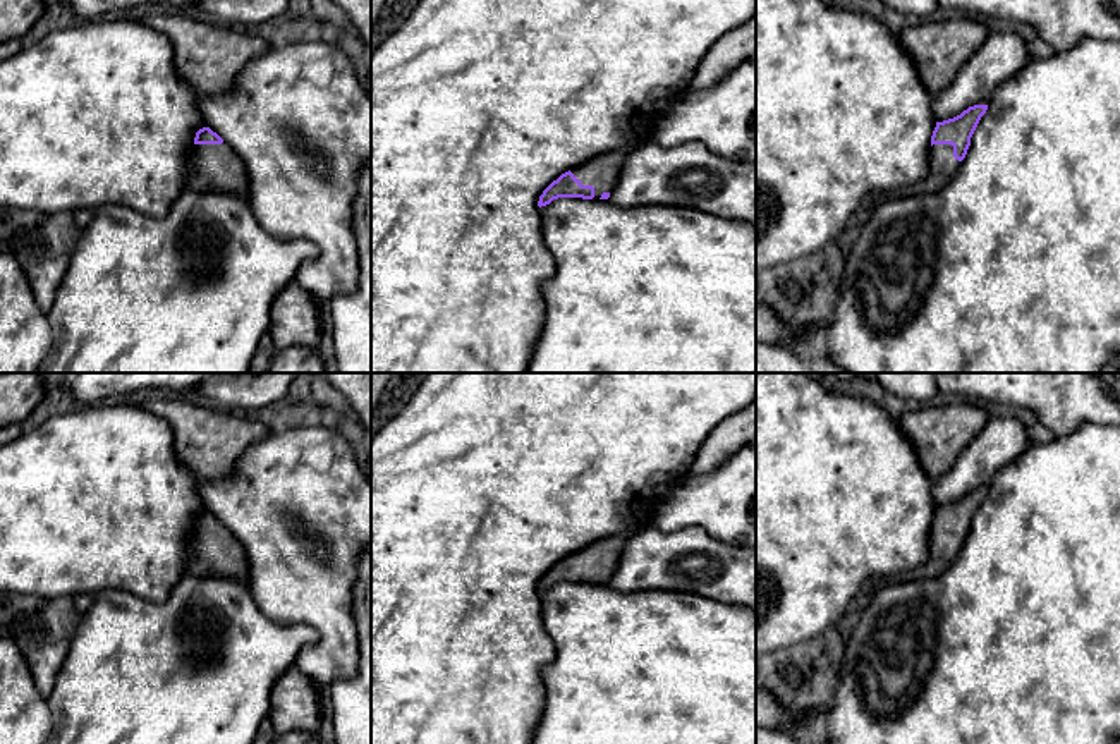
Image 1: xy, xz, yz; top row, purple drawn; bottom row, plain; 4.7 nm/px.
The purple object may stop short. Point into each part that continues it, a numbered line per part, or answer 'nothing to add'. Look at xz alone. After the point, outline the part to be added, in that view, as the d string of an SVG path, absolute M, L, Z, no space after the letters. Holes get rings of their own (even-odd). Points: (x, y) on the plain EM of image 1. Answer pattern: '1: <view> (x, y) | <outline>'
1: xz (602, 557) | M642 528L625 529L618 534L598 540L570 553L570 557L582 570L593 570L594 582L600 584L603 577L615 574L625 543L641 529Z

